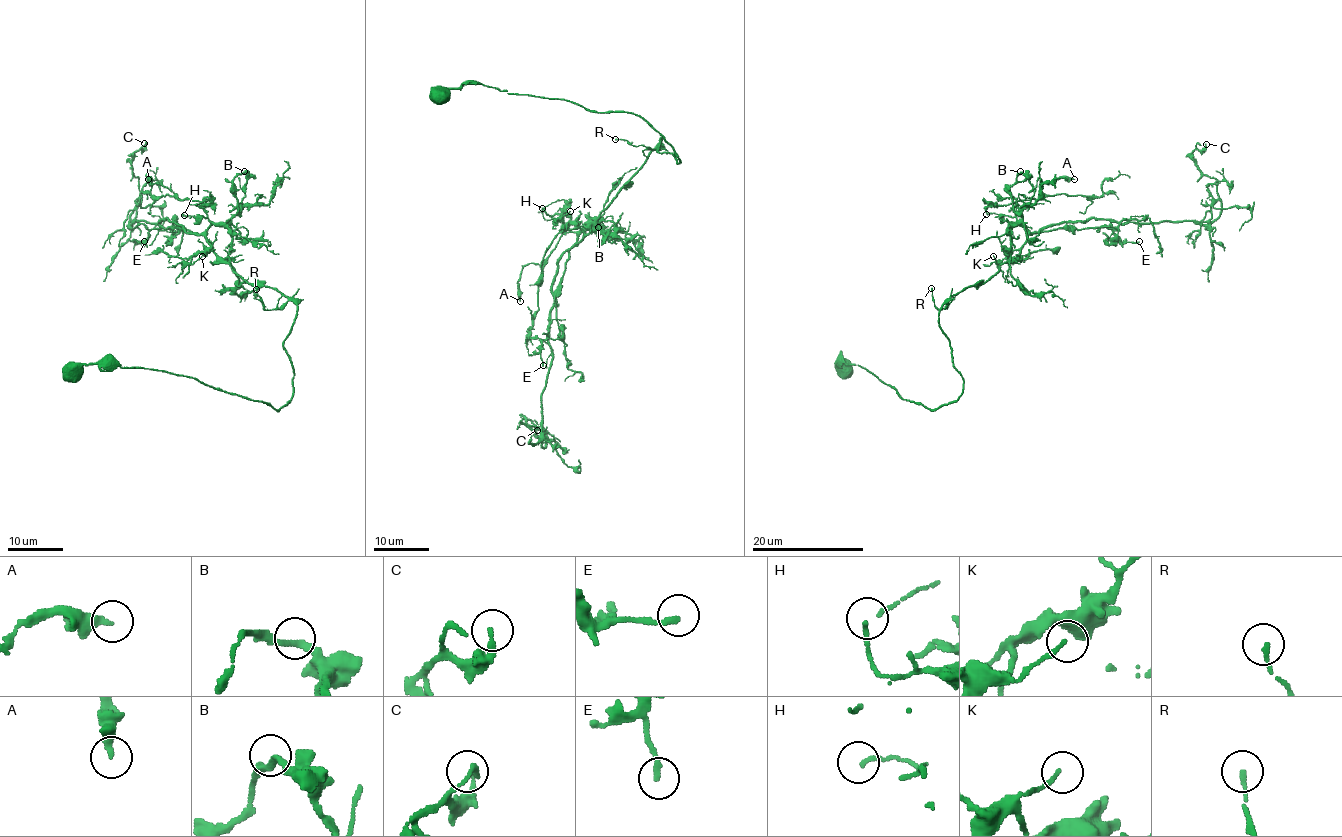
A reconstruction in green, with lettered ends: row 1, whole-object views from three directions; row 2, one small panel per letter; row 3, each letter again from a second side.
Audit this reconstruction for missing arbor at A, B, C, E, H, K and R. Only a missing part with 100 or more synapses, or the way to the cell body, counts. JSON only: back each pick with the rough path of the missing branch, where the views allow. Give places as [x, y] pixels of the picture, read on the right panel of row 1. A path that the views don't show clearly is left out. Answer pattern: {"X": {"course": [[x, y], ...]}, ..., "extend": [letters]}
{"extend": []}

